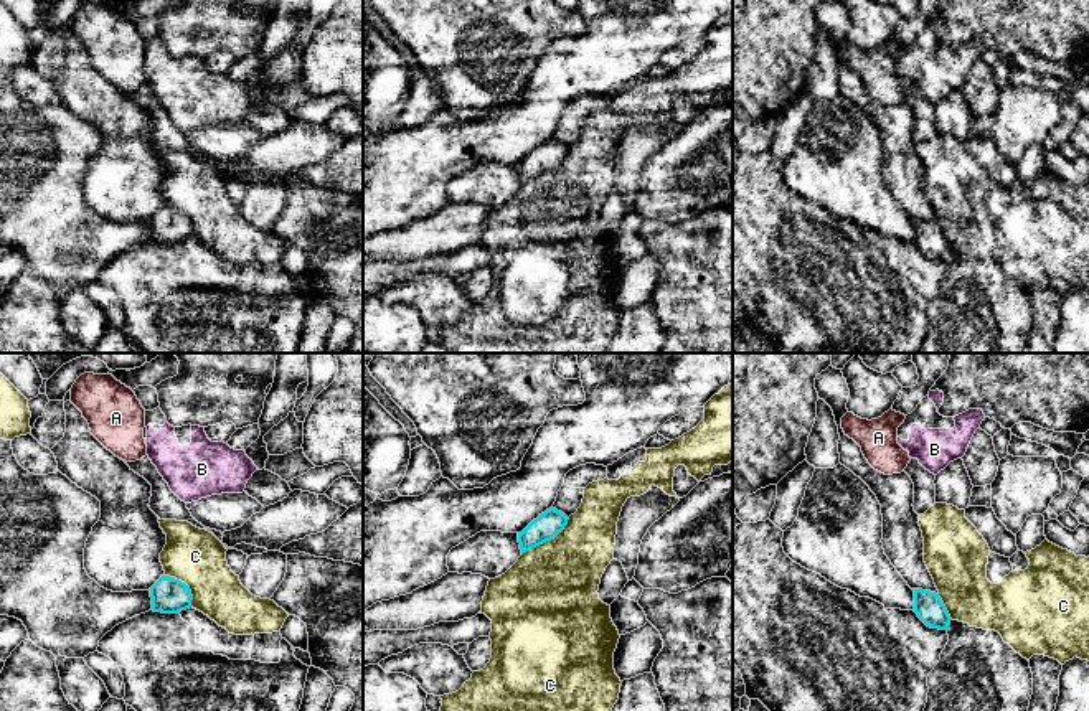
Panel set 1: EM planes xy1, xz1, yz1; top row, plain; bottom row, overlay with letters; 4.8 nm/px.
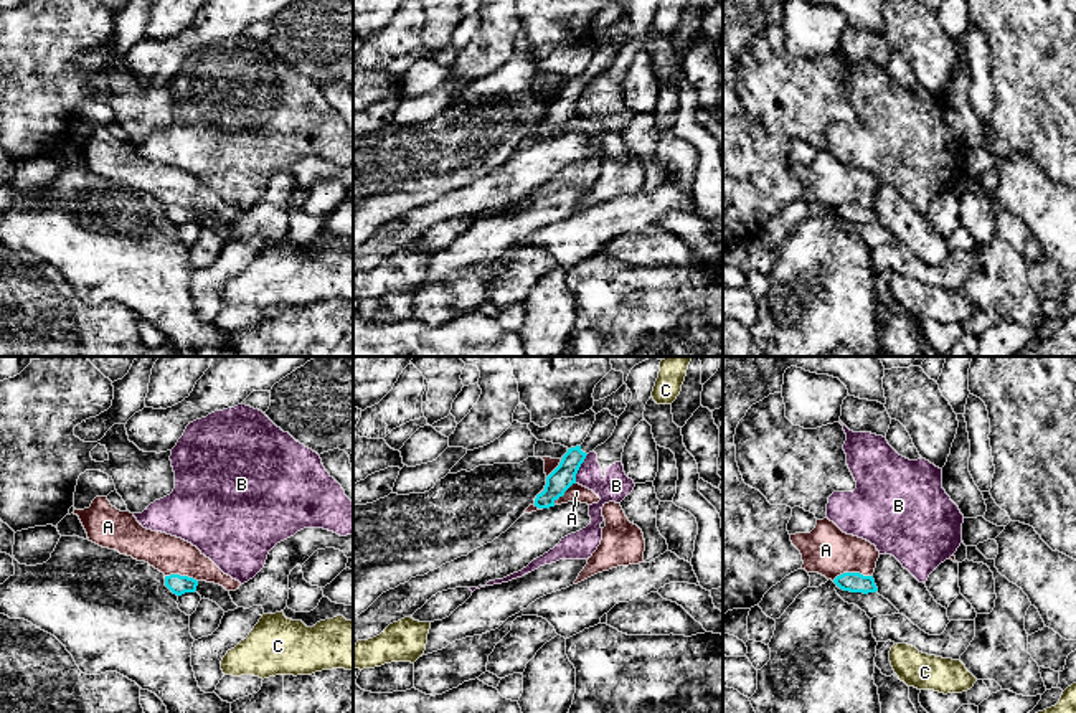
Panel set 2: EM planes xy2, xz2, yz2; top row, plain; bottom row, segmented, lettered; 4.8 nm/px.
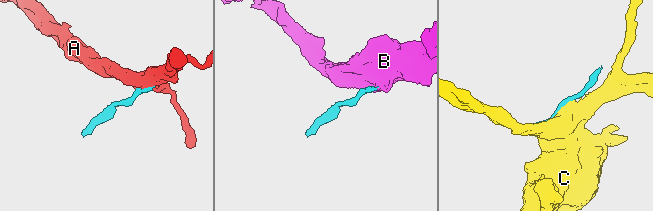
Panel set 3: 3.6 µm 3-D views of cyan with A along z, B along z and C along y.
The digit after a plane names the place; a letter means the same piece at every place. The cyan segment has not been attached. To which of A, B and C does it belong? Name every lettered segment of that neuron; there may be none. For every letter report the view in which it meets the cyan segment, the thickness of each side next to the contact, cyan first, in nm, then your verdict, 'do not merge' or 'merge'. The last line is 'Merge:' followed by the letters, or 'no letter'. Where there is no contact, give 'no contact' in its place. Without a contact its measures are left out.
A: yz2 | 100/240 nm | do not merge
B: xz2 | 110/150 nm | do not merge
C: xz1 | 140/440 nm | do not merge
Merge: no letter

